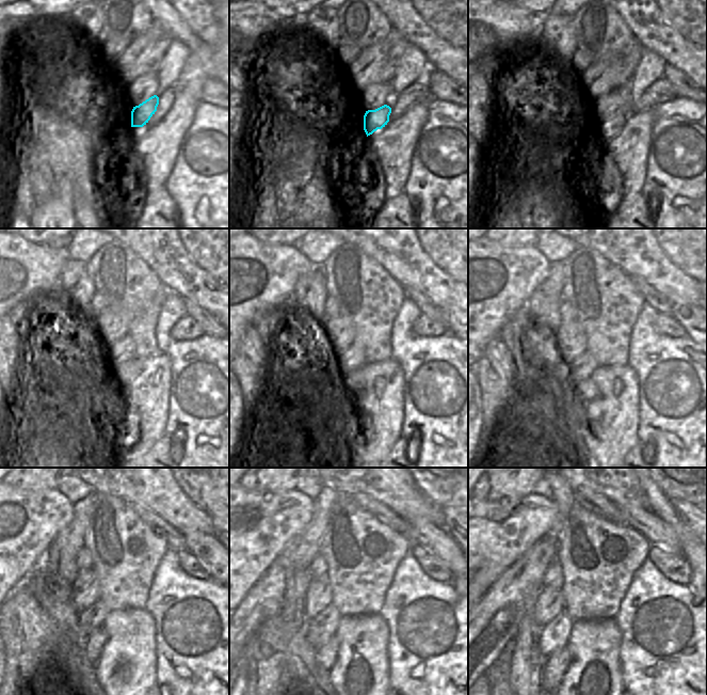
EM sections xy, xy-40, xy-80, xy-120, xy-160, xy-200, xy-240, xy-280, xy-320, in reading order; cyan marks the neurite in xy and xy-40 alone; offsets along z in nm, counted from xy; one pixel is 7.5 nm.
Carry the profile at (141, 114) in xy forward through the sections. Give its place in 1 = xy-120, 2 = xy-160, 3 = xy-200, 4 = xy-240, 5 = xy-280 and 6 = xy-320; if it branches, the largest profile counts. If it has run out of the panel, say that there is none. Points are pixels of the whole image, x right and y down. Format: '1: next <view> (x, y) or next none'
1: next xy-120 (124, 373)
2: next xy-160 (354, 381)
3: next xy-200 (581, 393)
4: next xy-240 (92, 646)
5: next xy-280 (326, 654)
6: next xy-320 (556, 665)

